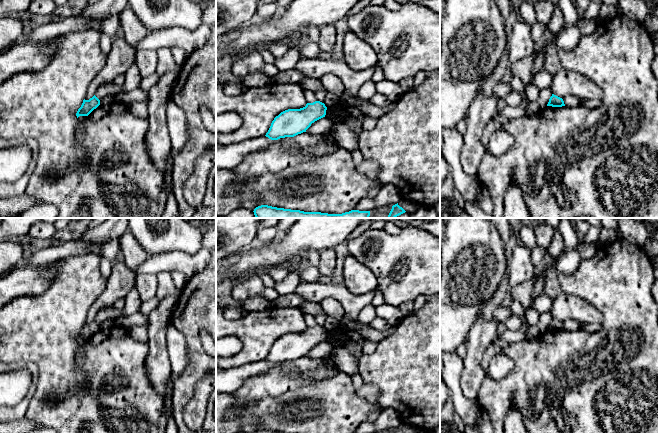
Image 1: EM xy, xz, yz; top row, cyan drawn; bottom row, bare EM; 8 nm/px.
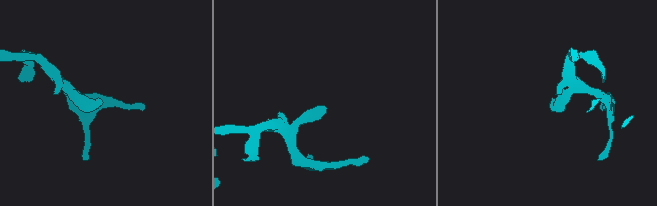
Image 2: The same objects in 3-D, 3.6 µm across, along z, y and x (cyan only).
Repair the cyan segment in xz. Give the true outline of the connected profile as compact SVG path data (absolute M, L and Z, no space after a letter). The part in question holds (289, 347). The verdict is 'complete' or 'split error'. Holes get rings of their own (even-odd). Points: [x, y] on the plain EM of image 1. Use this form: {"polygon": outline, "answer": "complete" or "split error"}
{"polygon": "M320 325L307 327L300 333L288 333L274 342L266 357L271 364L294 361L306 356L315 345L325 341L327 331Z", "answer": "complete"}

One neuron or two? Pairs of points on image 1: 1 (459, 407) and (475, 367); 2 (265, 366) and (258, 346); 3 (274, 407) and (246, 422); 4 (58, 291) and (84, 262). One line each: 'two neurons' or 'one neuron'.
1: two neurons
2: two neurons
3: one neuron
4: one neuron

